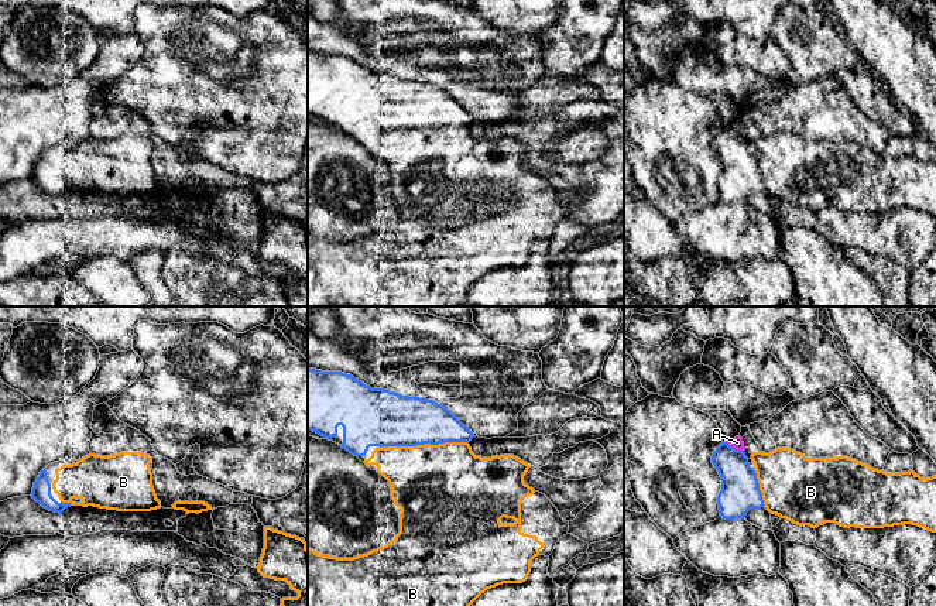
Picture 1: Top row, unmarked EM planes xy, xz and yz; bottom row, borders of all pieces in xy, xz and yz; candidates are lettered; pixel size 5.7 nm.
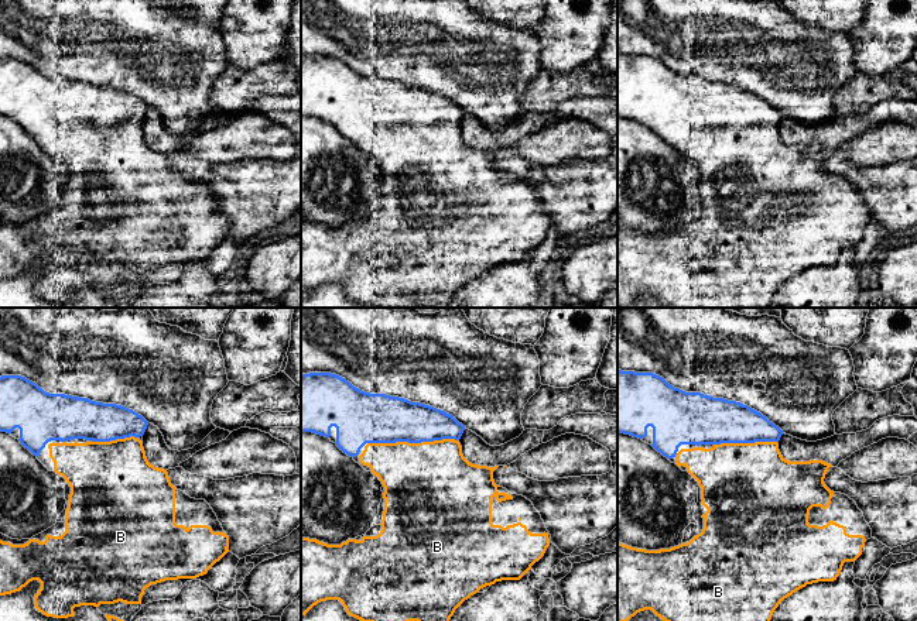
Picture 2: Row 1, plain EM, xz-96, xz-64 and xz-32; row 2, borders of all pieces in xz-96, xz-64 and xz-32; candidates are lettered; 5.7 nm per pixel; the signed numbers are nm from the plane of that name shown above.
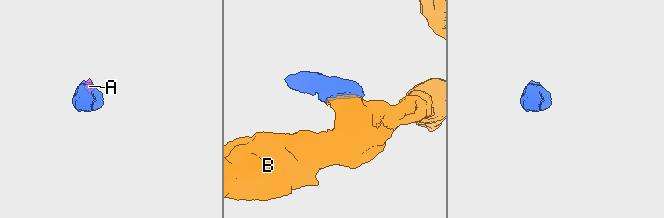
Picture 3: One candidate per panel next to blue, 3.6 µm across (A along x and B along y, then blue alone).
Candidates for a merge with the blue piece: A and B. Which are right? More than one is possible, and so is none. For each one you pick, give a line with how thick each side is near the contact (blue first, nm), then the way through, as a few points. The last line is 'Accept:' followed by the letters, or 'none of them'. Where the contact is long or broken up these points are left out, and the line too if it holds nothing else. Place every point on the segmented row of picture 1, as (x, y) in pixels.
B: 300 nm thick on the blue side, 460 nm on the other
Accept: B

